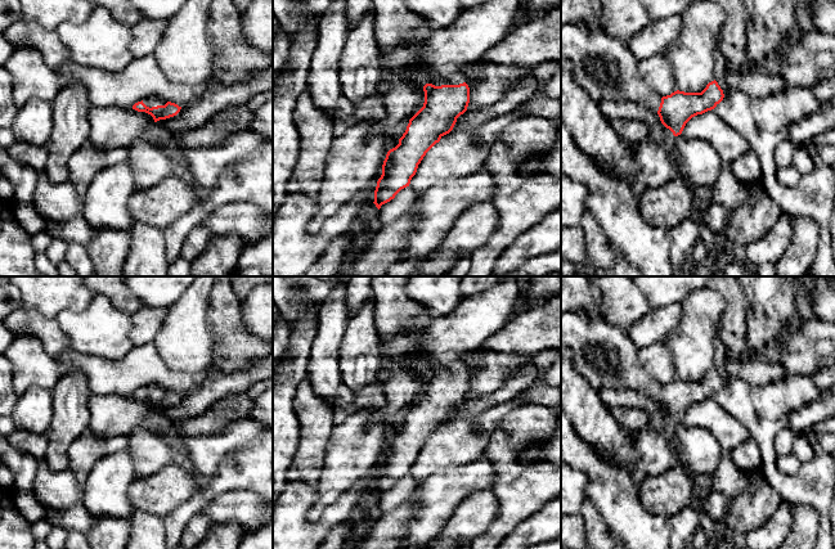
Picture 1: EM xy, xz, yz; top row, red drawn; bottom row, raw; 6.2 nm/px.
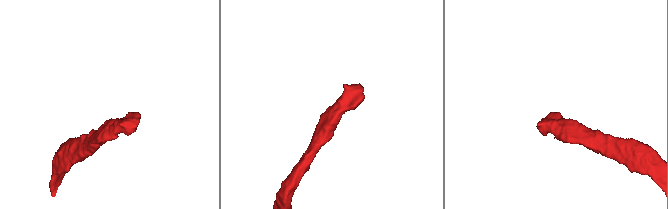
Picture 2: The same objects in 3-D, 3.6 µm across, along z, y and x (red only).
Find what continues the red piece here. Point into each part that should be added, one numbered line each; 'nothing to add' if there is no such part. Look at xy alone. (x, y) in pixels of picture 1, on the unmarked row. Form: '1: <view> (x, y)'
1: xy (152, 388)

